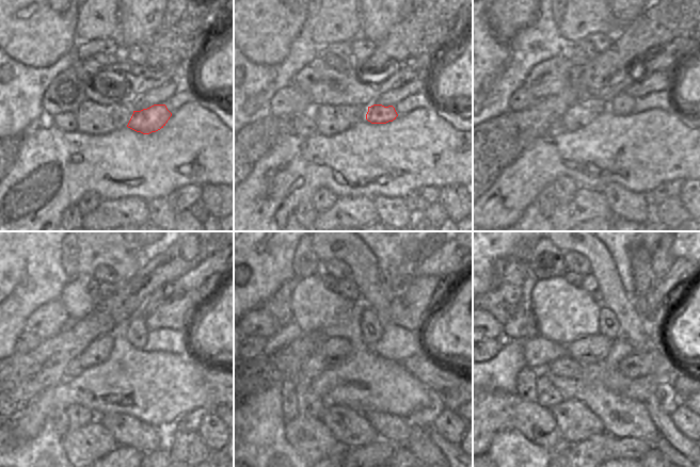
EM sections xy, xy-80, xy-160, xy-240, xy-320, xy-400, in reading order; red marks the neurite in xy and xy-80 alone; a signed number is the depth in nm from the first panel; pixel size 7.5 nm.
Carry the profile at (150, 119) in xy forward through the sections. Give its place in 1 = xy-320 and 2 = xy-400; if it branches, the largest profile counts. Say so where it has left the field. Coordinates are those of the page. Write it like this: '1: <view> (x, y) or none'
1: xy-320 (371, 326)
2: xy-400 (608, 325)

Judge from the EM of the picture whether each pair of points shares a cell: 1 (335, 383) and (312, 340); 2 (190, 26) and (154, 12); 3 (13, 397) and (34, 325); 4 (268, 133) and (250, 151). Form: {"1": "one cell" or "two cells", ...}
{"1": "two cells", "2": "two cells", "3": "two cells", "4": "one cell"}

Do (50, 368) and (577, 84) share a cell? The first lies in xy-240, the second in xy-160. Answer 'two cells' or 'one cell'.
one cell

